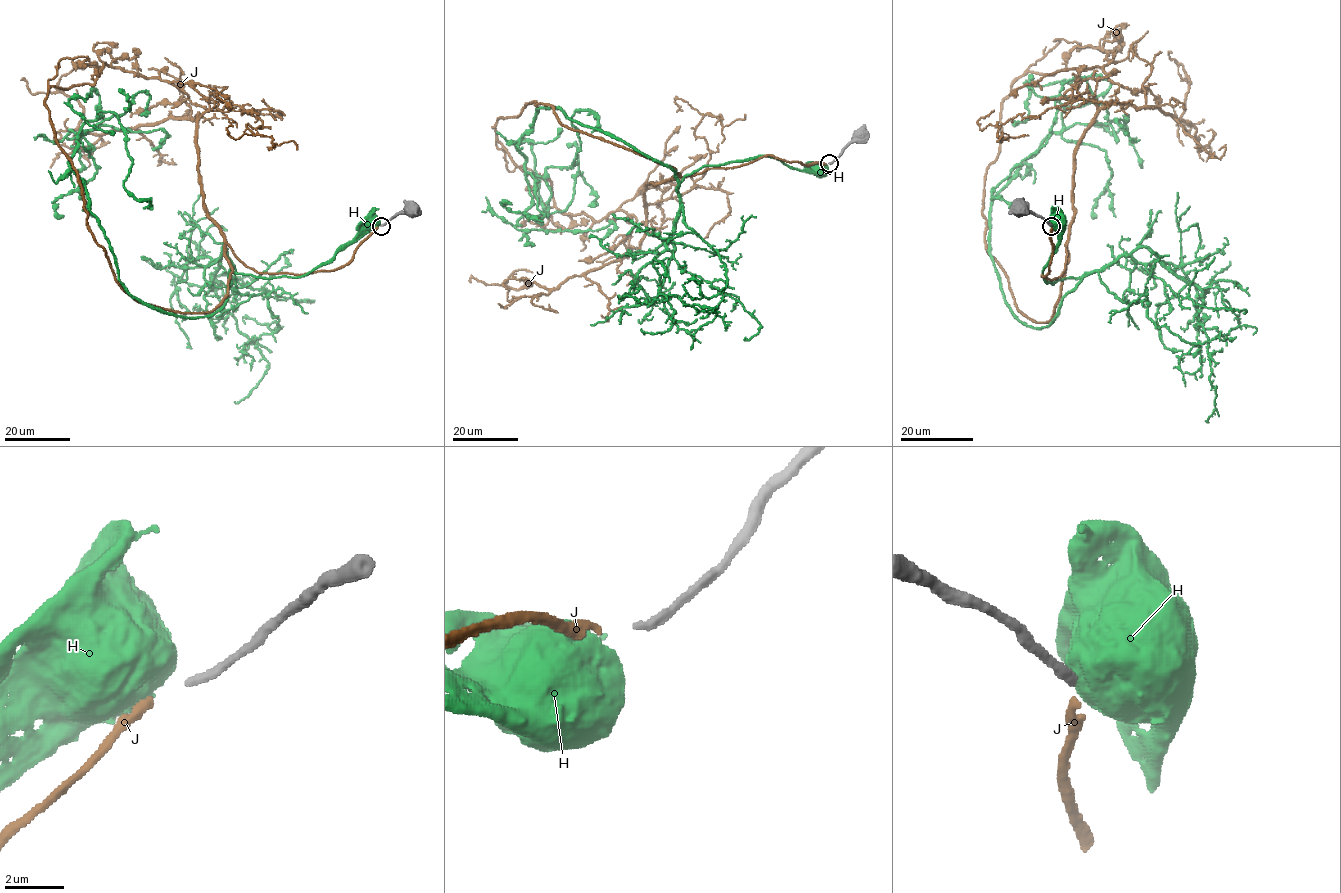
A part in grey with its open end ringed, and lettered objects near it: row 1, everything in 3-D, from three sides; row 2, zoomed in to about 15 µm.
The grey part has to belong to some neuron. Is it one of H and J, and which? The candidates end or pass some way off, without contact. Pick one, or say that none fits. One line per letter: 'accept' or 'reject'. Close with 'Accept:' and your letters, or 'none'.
H: reject
J: accept
Accept: J

